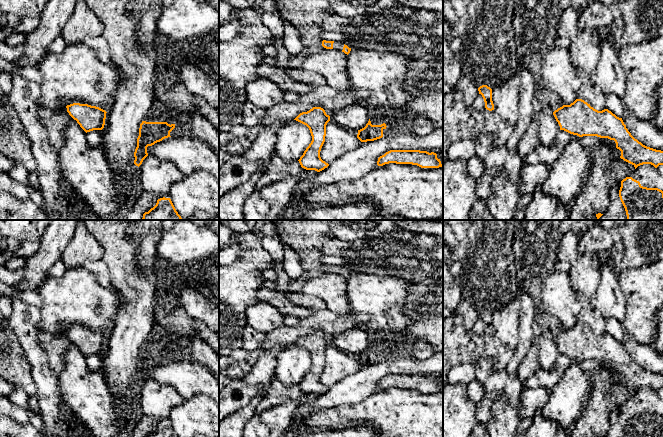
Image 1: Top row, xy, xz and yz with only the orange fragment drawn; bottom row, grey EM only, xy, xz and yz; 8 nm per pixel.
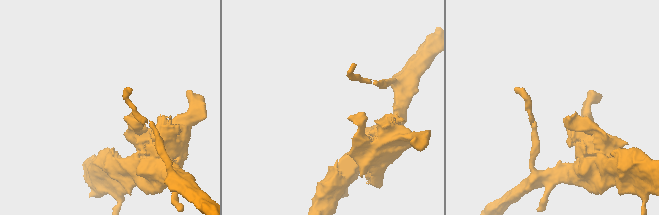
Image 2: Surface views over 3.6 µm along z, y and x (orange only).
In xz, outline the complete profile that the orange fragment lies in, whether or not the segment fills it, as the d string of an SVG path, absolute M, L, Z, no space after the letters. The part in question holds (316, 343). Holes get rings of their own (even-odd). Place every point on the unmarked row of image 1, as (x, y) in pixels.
M313 331L307 336L300 337L294 344L306 349L311 357L312 365L298 384L306 394L320 396L329 390L320 381L321 372L325 366L326 349L330 340L321 331Z

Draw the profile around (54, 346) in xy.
M66 330L57 335L40 331L38 338L47 356L49 367L59 374L64 369L63 356L73 342L67 336Z

